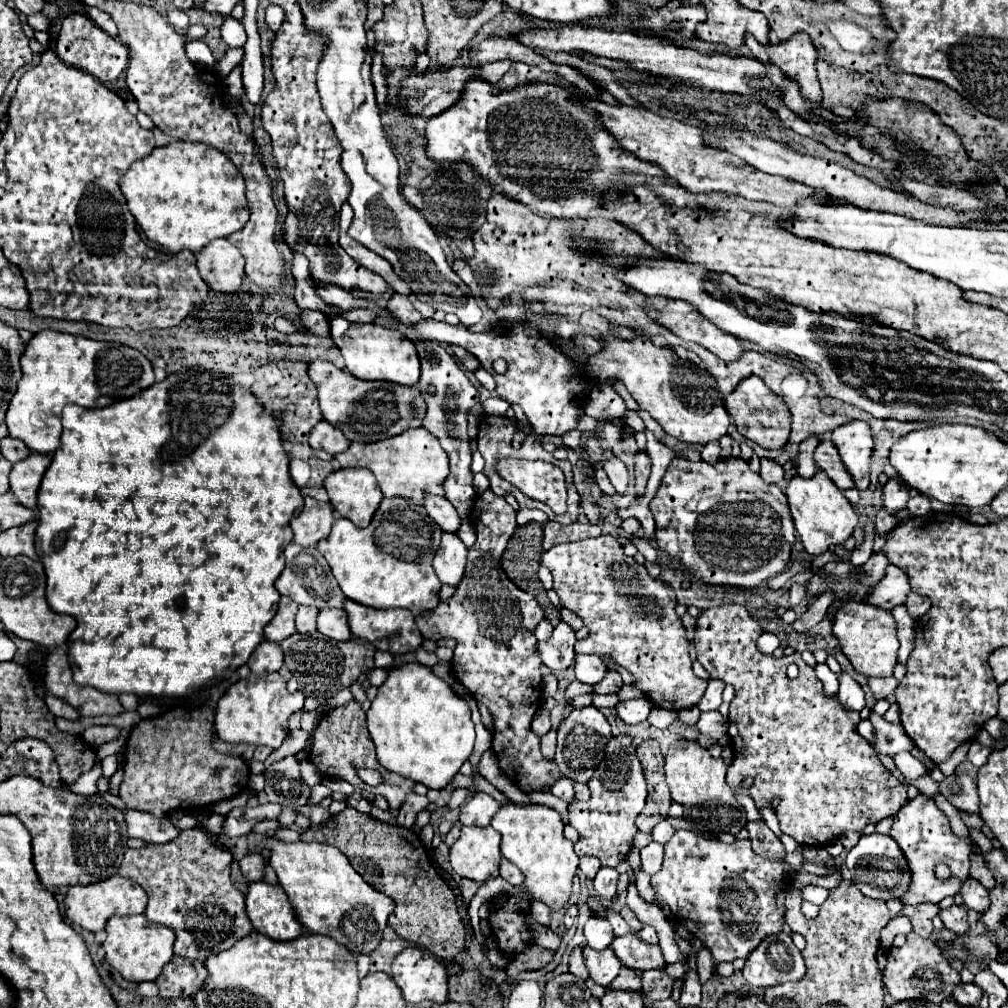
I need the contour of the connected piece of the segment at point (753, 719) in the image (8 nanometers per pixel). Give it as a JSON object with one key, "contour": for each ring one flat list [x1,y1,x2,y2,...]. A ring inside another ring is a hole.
{"contour":[[717,605,701,611,697,617,697,661,711,677,735,687,735,697,729,709,733,765,727,769,727,785,737,791,741,789,741,783,751,777,753,785,747,787,747,791,759,809,771,809,773,799,779,799,779,805,773,811,779,819,781,831,793,837,801,847,825,847,847,831,863,831,867,823,877,823,883,817,895,815,907,799,907,787,901,783,887,787,891,773,879,761,875,747,857,733,857,725,861,721,859,711,845,709,837,695,825,695,813,667,805,665,799,653,781,659,761,653,757,649,761,633,763,629,749,615,745,605],[789,663,799,665,797,679,787,677]]}

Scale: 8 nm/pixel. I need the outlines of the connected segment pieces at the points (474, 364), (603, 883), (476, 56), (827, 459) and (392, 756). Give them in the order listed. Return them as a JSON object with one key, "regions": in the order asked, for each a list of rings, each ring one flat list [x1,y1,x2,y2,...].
{"regions":[[[451,345,451,349,453,349,453,355,463,363,463,367,467,369,467,371,475,371,477,367,479,367,479,361,469,353,469,351,465,351,463,347,457,347,457,345]],[[601,867,593,879,593,885,595,885,595,891,601,899,607,899,611,901,615,897,615,887,617,887,617,877,619,873,611,867]],[[491,35,483,39,475,49,469,51,469,65,485,65,489,61,501,61,501,59,511,59,511,61,523,61,523,63,533,63,533,65,555,65,535,53,531,47,525,47,521,43,515,43,497,35]],[[825,439,819,443,819,447,815,449,815,463,819,469,823,469,829,479,841,489,841,491,847,491,847,489,853,489,855,487,855,481,851,477,851,473,845,469,845,465,841,463,841,457,839,457,839,451,837,447]],[[405,663,387,671,387,679,377,689,377,697,367,711,367,725,379,753,379,763,429,789,447,787,473,753,475,727,469,705,449,683,421,663]]]}

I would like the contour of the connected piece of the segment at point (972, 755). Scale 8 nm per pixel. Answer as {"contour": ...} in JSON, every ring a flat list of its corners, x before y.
{"contour":[[975,741,975,743,971,745,969,753,967,753,967,759,969,759,975,767,981,767,981,765,987,761,989,753,991,753,991,749,987,749,987,747,983,747,983,745,979,745,979,743]]}

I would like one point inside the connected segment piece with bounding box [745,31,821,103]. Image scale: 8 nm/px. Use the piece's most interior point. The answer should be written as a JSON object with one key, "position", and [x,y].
{"position":[796,56]}

